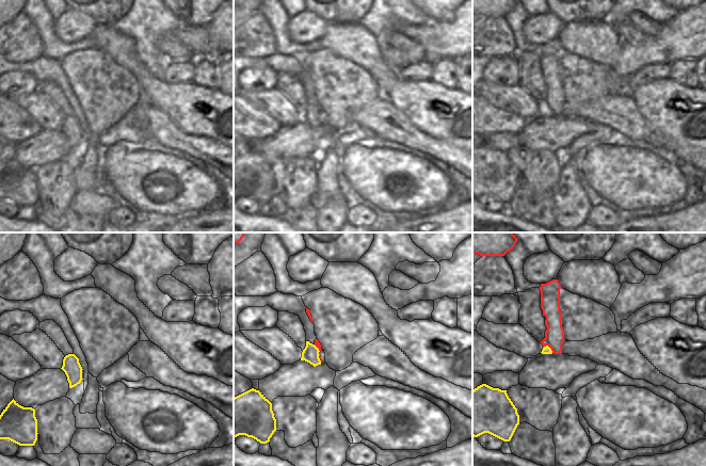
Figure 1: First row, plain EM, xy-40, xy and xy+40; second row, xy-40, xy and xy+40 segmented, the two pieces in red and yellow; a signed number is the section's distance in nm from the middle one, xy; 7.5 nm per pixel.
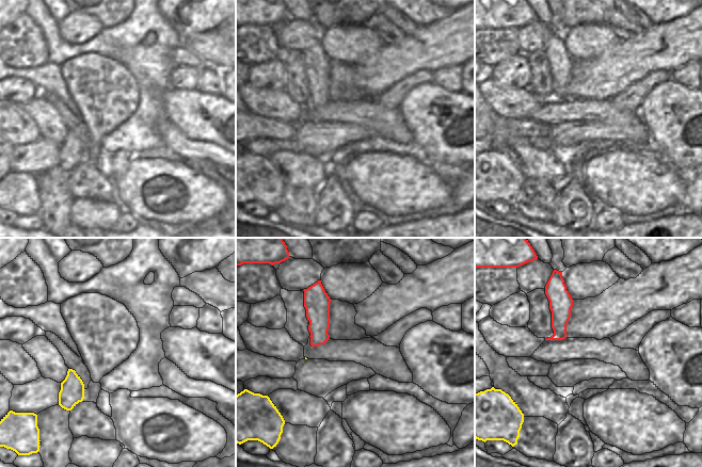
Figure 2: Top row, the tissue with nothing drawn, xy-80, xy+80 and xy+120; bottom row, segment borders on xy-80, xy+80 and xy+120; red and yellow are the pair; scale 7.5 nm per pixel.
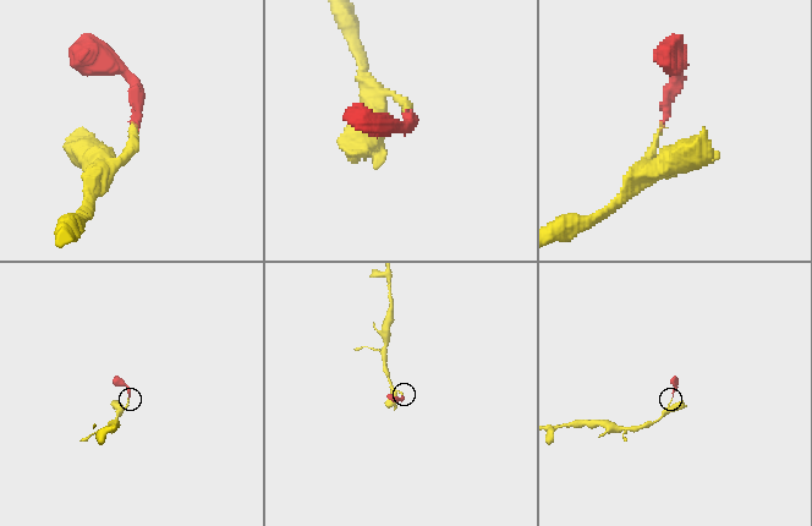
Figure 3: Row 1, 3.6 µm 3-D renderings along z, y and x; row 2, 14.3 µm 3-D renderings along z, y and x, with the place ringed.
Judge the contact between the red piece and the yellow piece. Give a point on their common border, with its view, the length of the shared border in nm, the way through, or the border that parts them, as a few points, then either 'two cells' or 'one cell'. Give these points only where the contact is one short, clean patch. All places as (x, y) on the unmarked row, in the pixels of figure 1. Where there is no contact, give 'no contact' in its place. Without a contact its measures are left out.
xy+40 (548, 107) | 90 nm | one cell

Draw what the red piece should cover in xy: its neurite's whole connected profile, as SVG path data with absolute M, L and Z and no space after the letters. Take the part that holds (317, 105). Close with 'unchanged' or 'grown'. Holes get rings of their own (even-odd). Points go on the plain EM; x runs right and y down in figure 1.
M318 100L315 101L315 105L306 102L306 108L302 113L301 122L305 122L312 126L314 128L321 126L321 117L319 113L321 112L321 106Z | grown

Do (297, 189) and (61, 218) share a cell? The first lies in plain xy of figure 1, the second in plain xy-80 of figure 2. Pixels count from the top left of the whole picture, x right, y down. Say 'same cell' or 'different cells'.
same cell

